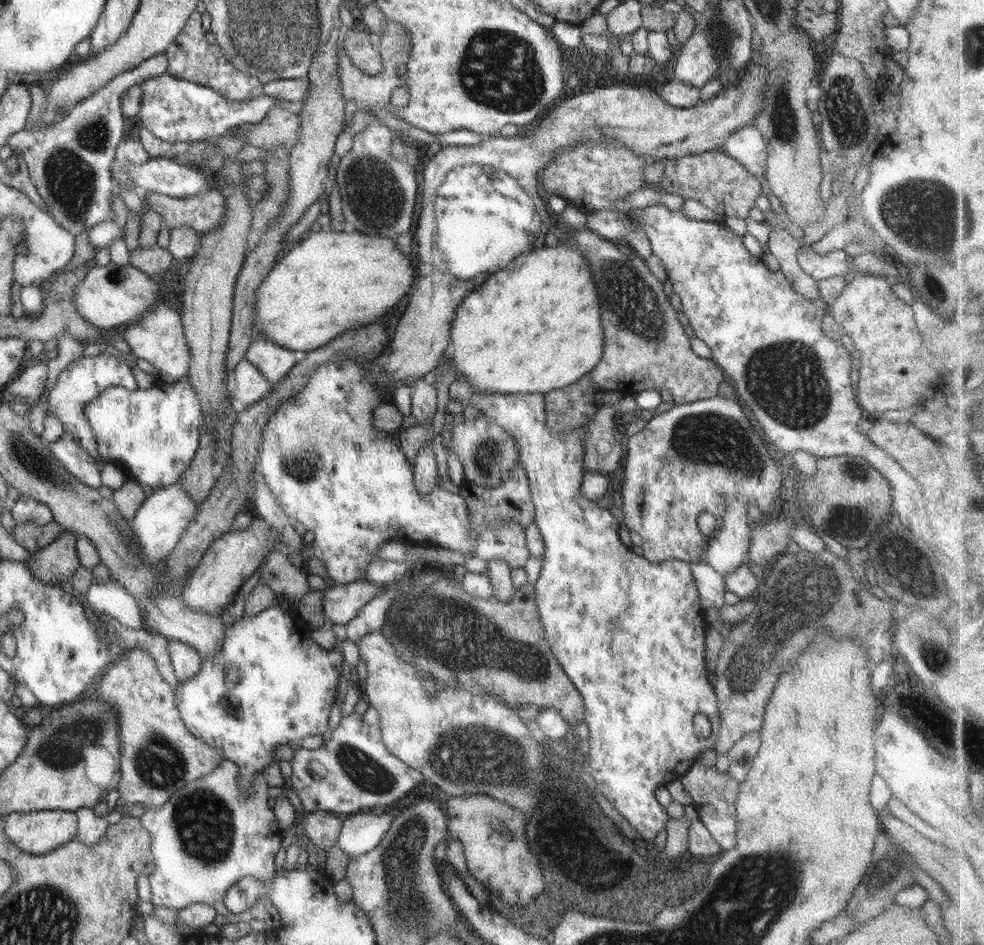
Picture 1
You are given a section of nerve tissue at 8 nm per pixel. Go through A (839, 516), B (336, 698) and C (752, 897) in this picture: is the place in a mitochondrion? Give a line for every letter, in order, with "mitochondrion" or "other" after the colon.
A: other
B: other
C: mitochondrion

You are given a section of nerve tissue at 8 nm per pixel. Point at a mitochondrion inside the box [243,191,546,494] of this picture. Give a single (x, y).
(305, 468)

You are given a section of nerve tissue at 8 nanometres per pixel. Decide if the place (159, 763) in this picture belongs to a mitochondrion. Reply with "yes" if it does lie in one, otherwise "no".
yes

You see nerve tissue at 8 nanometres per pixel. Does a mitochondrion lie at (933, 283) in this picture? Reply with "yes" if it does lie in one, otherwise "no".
yes

